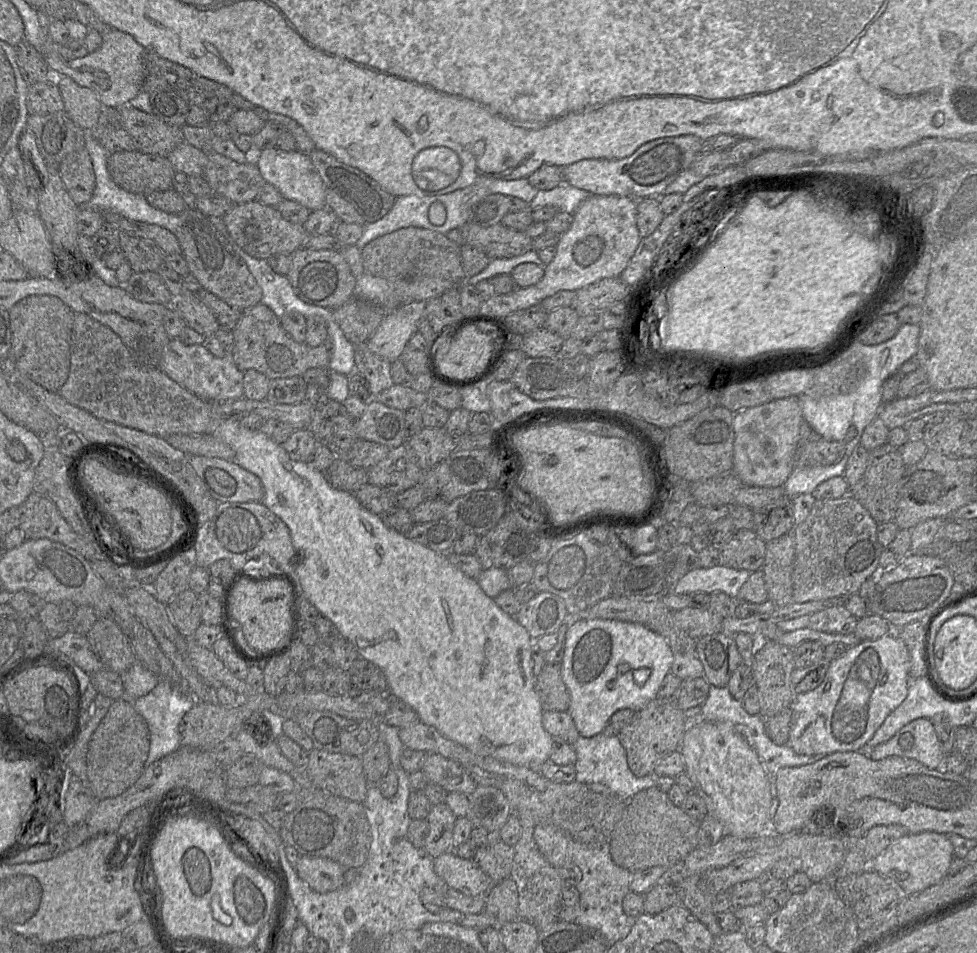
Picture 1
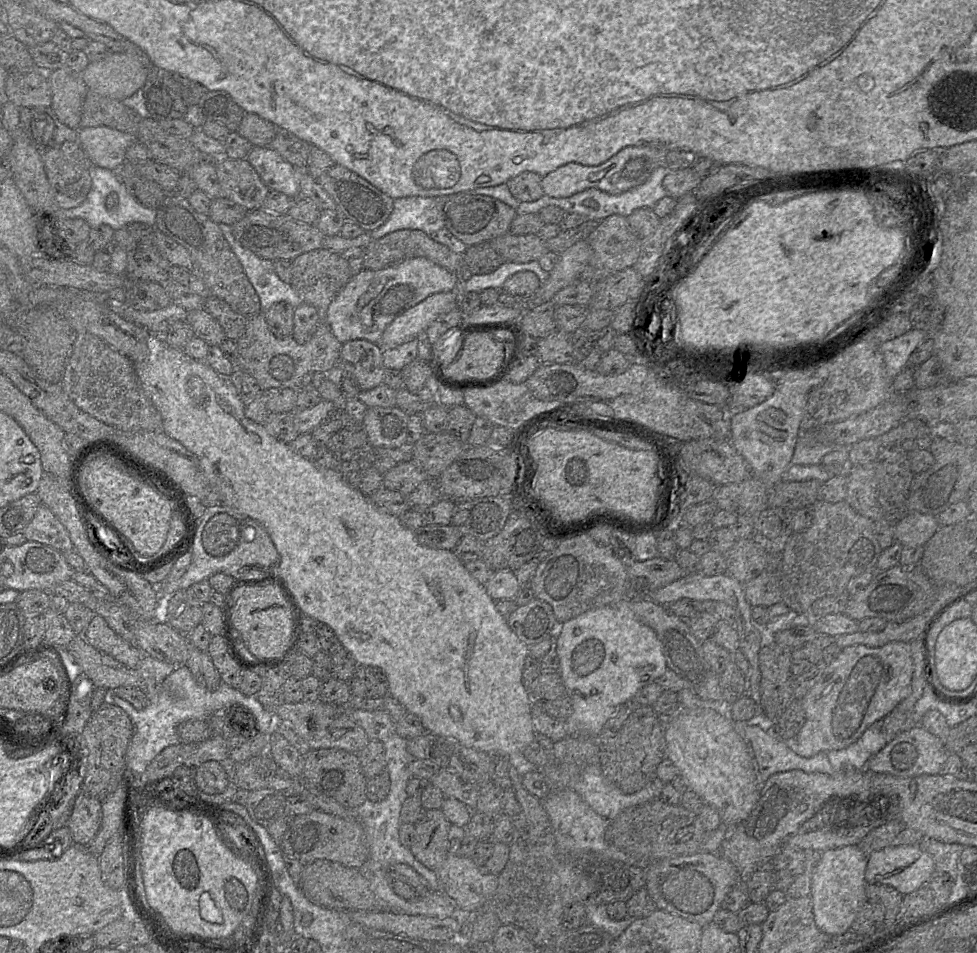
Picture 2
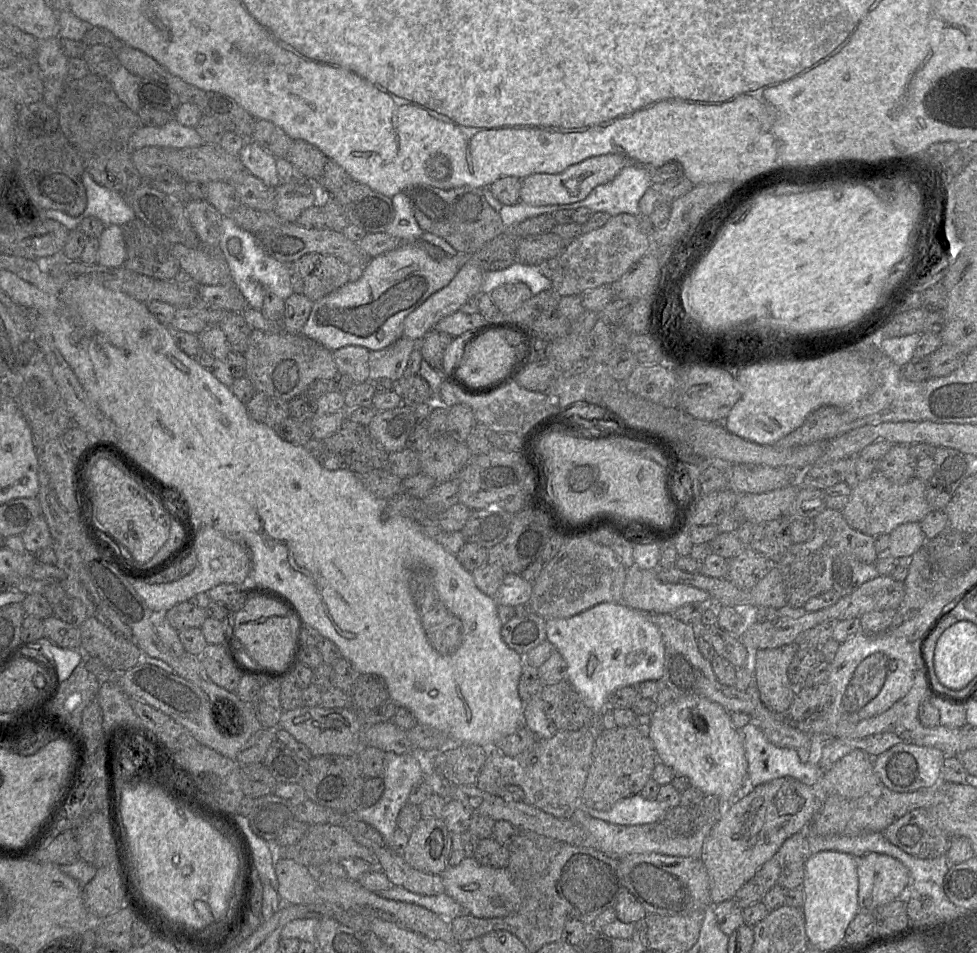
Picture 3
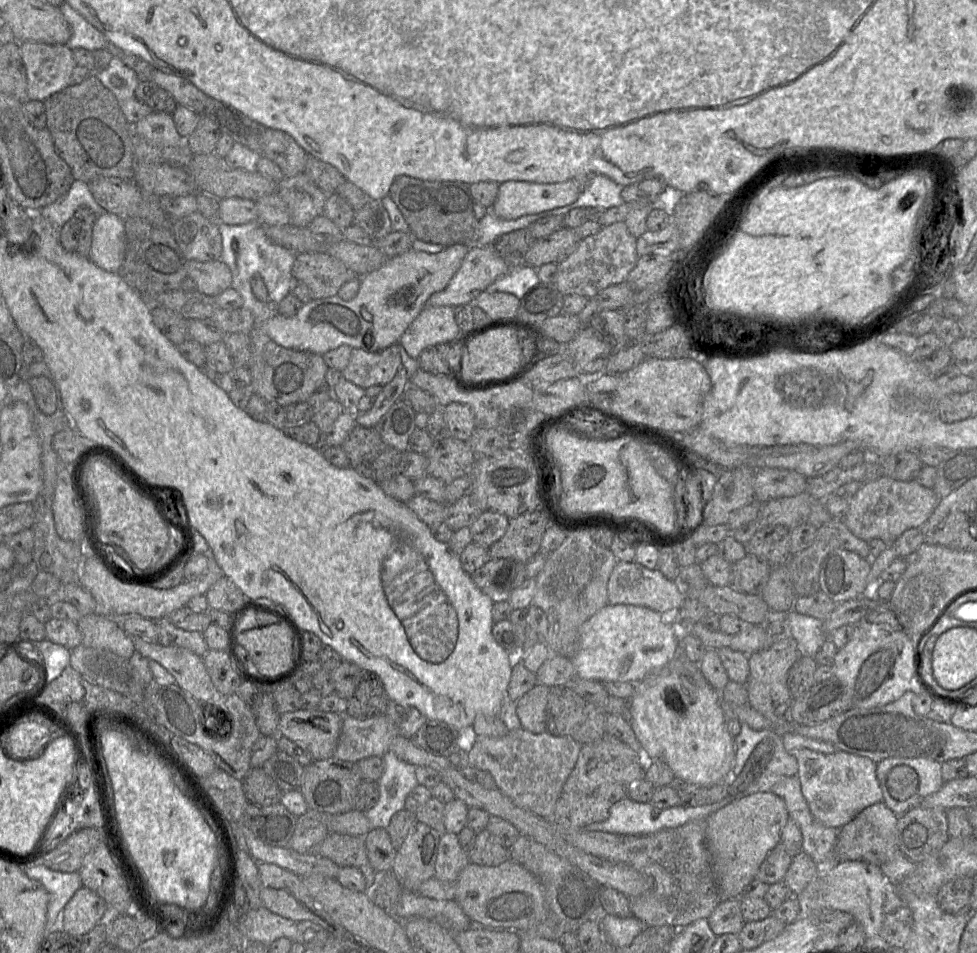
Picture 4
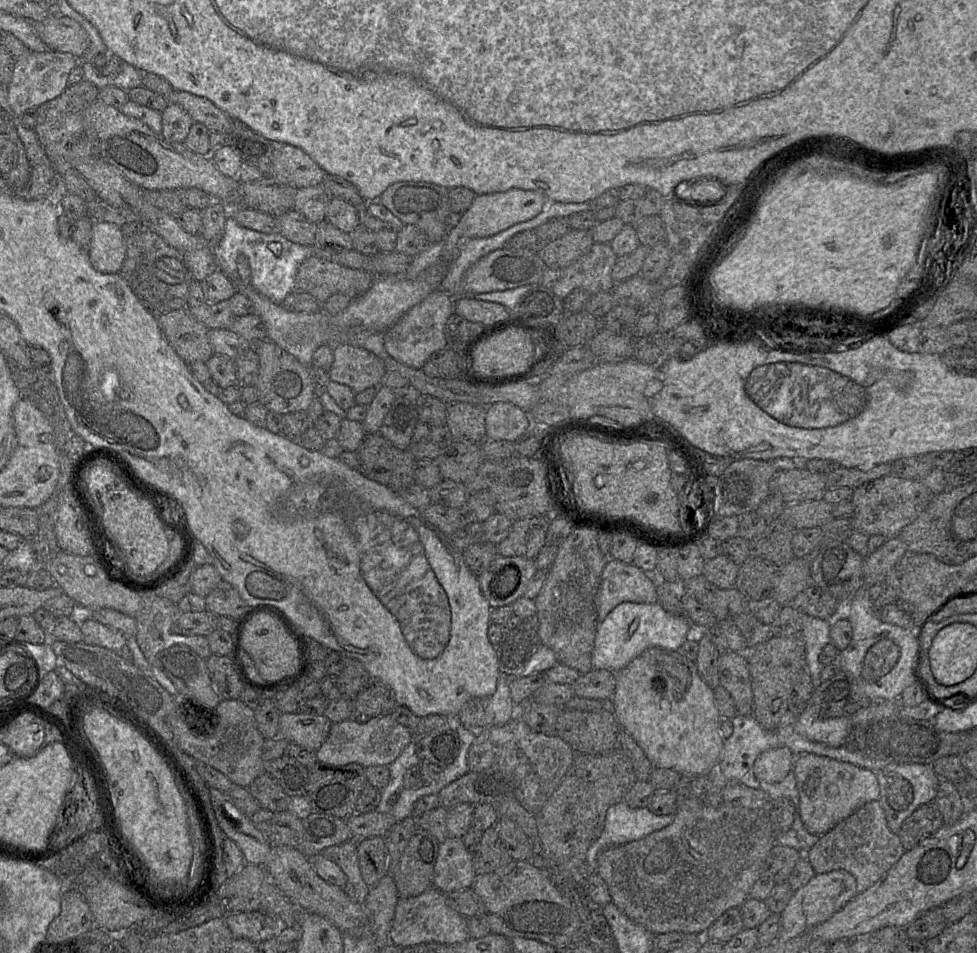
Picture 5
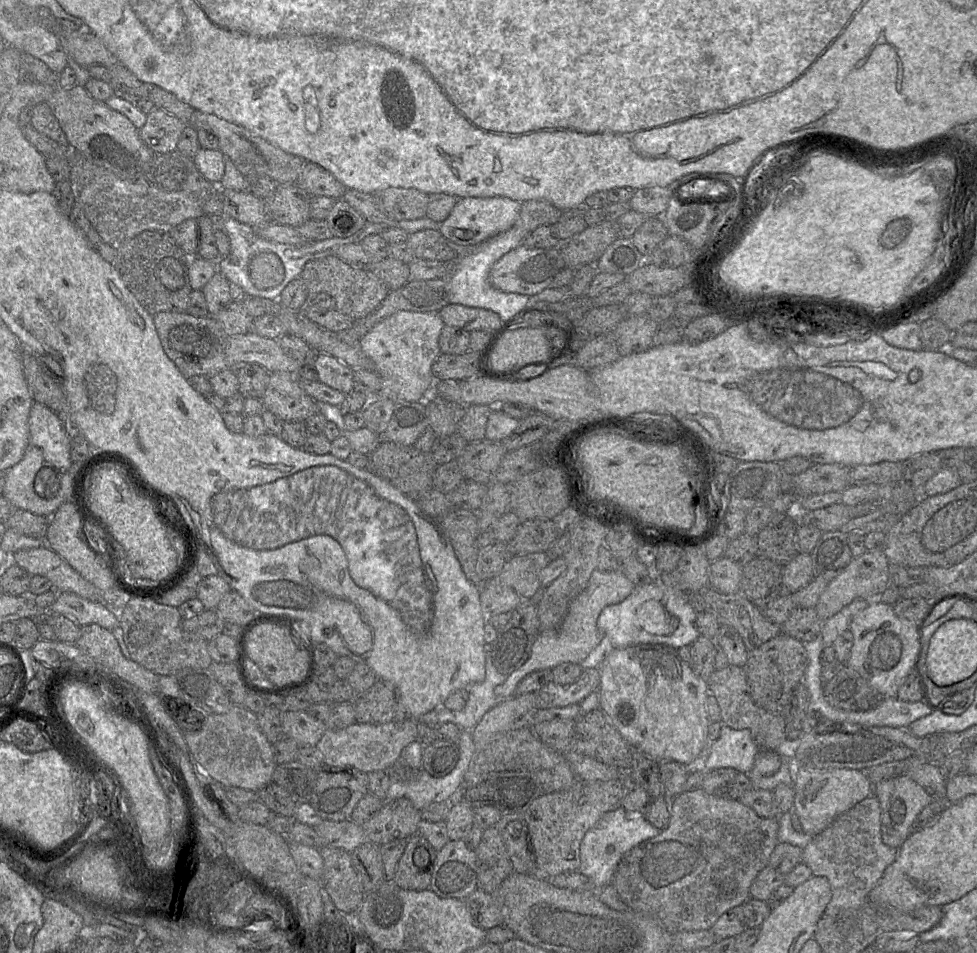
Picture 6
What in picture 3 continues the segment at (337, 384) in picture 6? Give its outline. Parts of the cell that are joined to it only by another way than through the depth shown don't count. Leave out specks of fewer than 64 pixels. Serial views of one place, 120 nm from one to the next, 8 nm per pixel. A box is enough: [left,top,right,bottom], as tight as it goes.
[369,337,417,382]

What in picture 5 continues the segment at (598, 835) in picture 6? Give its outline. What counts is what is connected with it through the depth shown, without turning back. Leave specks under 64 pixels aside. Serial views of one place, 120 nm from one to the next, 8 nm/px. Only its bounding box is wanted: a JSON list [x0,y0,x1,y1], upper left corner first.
[588,801,674,871]

